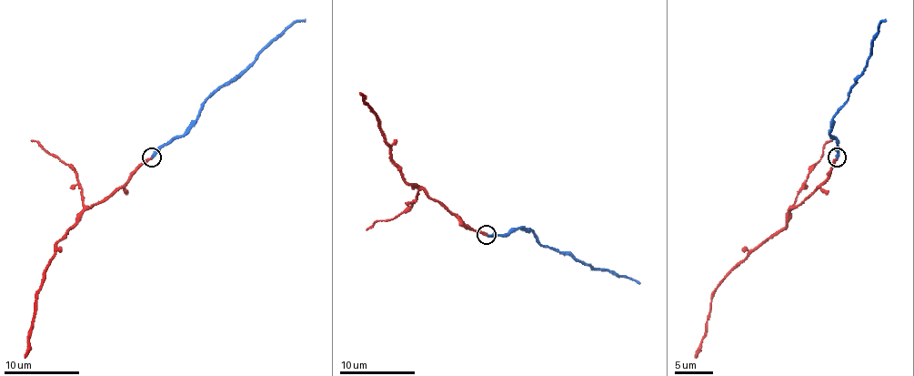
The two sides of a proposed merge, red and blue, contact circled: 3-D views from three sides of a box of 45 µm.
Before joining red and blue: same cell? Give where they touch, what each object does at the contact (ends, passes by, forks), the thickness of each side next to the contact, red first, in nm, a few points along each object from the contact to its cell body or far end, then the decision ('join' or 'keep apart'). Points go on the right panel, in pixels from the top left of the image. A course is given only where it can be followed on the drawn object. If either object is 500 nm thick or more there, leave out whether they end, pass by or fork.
(837, 157) | red ends | blue ends | 280/320 nm | red via (838, 157), (829, 175), (792, 208), (789, 220), (747, 257), (716, 289), (707, 320), (707, 336), (695, 357) | blue via (838, 157), (838, 142), (829, 133), (829, 122), (848, 96), (854, 80), (866, 66), (877, 26), (885, 19) | keep apart

